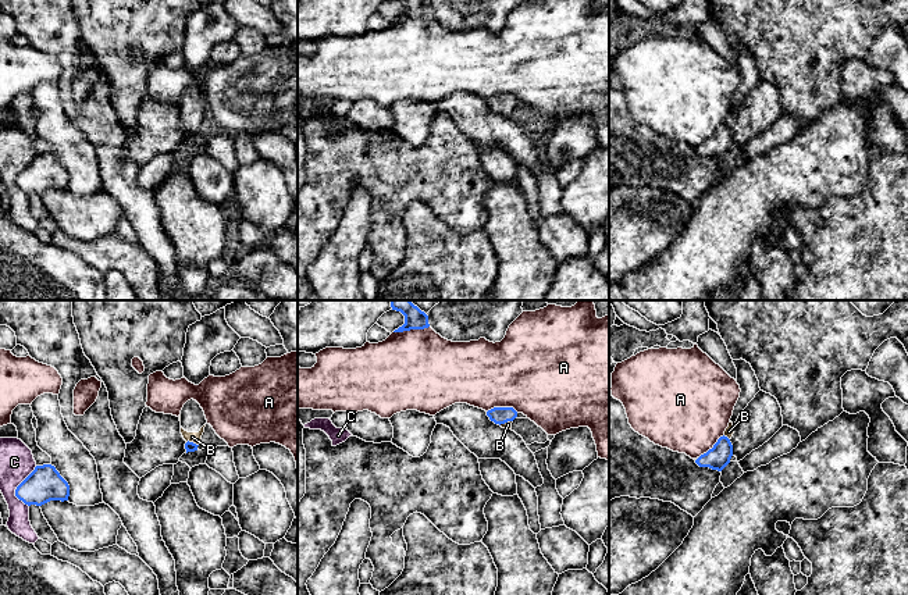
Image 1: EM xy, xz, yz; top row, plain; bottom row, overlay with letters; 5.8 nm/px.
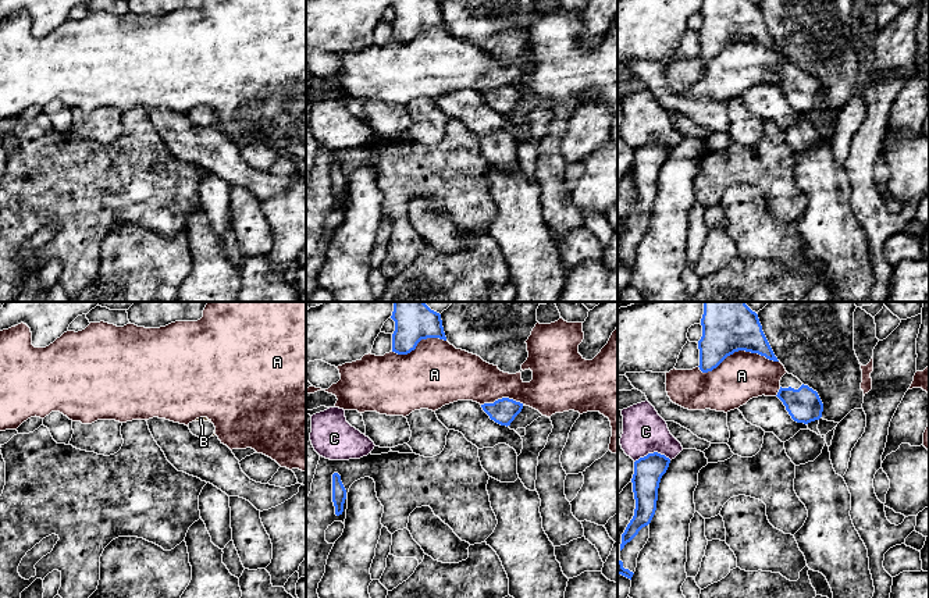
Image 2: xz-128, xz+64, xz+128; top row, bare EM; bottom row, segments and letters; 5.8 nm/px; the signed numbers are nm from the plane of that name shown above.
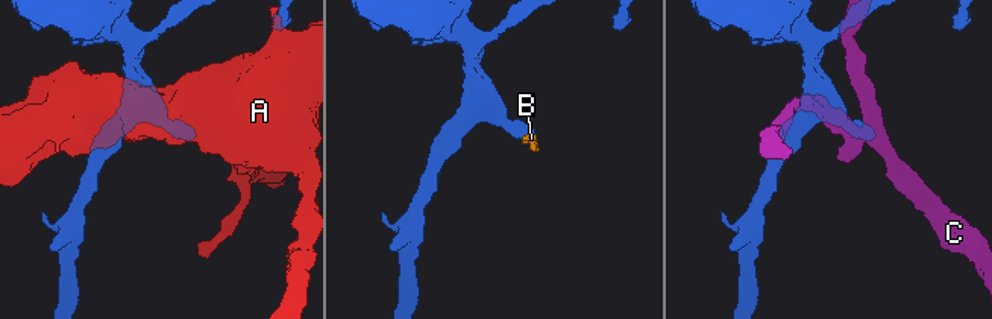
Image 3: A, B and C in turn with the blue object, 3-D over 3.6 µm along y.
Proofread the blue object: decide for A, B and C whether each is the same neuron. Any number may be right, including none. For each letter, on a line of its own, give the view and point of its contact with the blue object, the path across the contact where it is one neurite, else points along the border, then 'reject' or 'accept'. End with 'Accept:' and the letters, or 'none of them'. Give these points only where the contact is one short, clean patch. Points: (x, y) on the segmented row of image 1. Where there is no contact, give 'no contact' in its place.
A: contact xz (410, 328); reject
B: contact xz (505, 421); way xz (499, 416), (505, 421), (508, 424); accept
C: contact xy (17, 487); border xy (36, 466), (15, 490), (15, 495), (28, 506); reject
Accept: B

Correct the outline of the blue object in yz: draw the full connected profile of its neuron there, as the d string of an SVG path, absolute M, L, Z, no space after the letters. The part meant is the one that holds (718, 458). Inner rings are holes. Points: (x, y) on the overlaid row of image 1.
M733 360L737 368L737 384L740 385L740 398L734 406L733 416L730 418L729 427L724 431L724 435L718 439L712 449L706 453L701 455L695 463L699 467L709 467L712 470L722 471L733 456L733 445L730 442L736 421L740 413L748 406L748 403L755 398L755 395L761 391L759 381L752 370L751 364L745 360Z

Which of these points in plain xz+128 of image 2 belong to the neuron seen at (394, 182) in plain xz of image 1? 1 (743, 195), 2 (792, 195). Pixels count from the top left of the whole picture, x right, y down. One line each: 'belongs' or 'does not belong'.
1: does not belong
2: belongs

